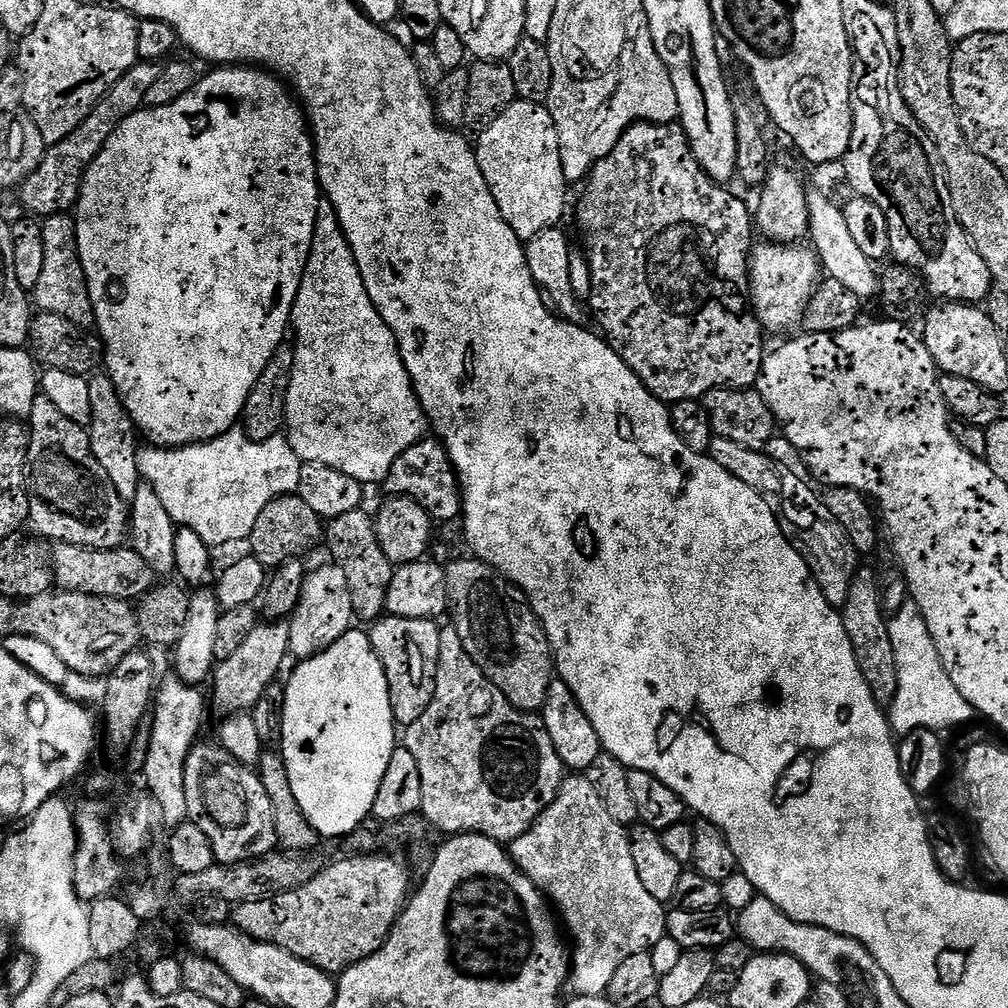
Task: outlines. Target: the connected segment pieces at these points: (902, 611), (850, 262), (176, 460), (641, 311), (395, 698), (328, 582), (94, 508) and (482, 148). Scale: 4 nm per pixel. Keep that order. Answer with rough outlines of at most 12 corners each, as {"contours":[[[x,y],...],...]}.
{"contours":[[[905,602],[888,633],[898,666],[893,733],[974,716],[926,618]],[[809,191],[811,247],[827,279],[861,301],[877,265],[854,243],[844,209]],[[237,426],[141,447],[166,514],[209,546],[247,541],[300,490],[283,435]],[[679,122],[576,220],[603,339],[657,400],[748,390],[754,216]],[[387,614],[371,625],[397,725],[436,696],[441,625]],[[334,562],[307,573],[288,651],[316,656],[353,627],[350,582]],[[28,411],[31,531],[121,547],[130,508],[87,427]],[[517,98],[474,147],[521,242],[570,188],[547,107]]]}

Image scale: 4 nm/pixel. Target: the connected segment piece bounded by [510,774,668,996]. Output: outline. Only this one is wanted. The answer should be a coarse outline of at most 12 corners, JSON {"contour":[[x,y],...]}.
{"contour":[[587,775],[511,841],[605,995],[666,936],[665,905]]}

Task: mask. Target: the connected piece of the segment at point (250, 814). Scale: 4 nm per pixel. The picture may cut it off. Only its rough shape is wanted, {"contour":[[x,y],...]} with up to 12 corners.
{"contour":[[219,743],[185,764],[188,820],[217,864],[277,847],[259,775]]}

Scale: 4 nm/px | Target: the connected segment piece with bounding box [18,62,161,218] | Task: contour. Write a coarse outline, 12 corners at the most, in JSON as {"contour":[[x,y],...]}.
{"contour":[[138,62],[18,188],[25,213],[75,209],[94,158],[145,107],[161,65]]}

